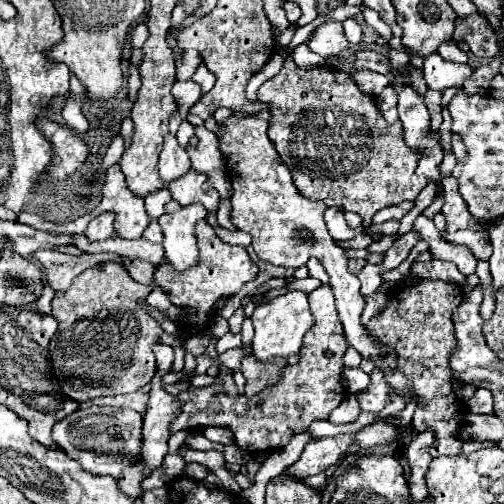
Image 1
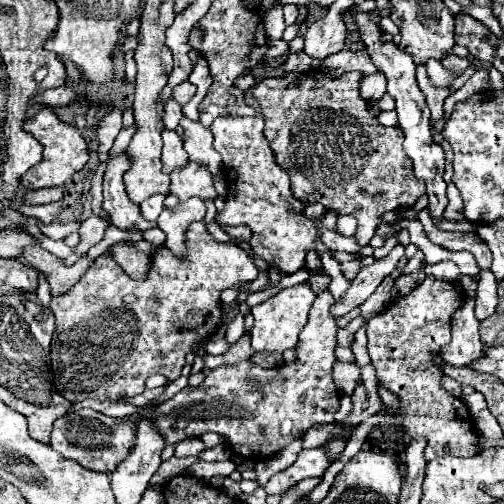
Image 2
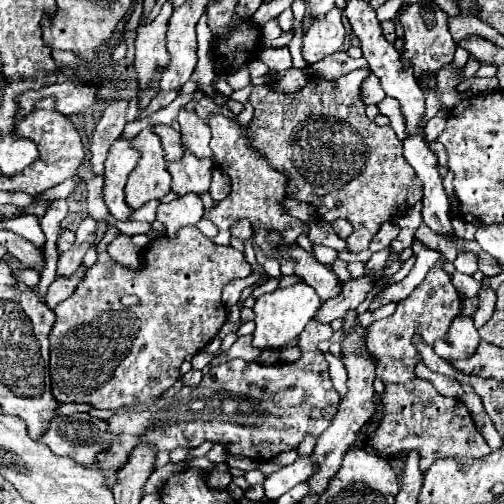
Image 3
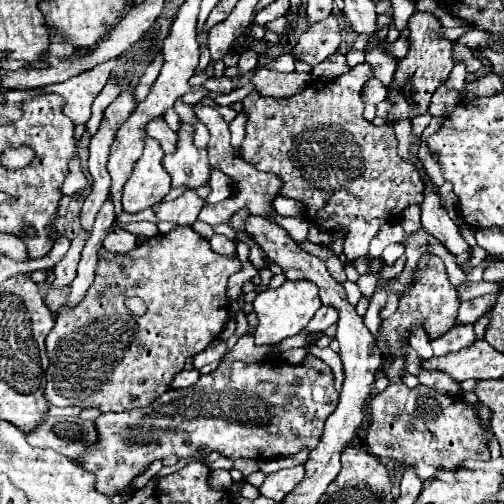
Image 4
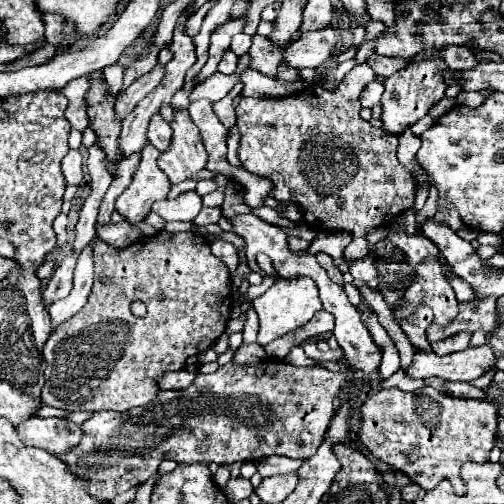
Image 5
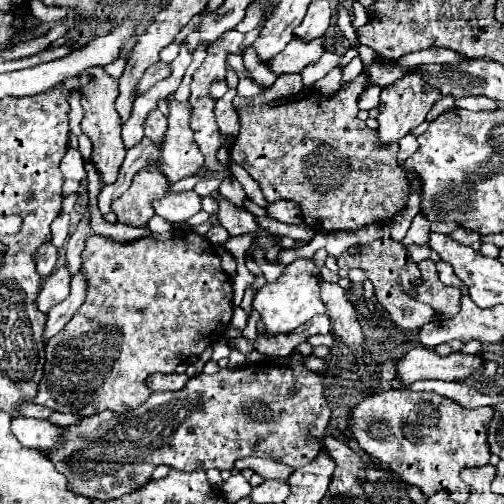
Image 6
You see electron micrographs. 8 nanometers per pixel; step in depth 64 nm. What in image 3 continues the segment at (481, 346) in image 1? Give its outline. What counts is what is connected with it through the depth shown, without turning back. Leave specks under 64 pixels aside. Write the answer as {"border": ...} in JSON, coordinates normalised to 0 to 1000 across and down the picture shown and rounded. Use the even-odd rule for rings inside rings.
{"border":[[[909,627],[889,655],[889,675],[865,675],[861,698],[885,714],[913,714],[921,706],[933,706],[944,694],[944,683],[952,679],[948,655],[940,651],[937,635],[921,635],[921,627]]]}

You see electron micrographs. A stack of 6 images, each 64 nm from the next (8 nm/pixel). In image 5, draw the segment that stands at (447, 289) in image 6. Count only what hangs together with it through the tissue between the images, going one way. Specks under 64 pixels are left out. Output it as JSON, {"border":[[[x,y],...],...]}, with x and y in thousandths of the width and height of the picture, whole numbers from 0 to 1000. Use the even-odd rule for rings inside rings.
{"border":[[[849,516],[833,520],[825,528],[829,552],[817,571],[806,575],[802,583],[802,611],[782,623],[786,635],[806,631],[821,619],[825,607],[841,603],[861,615],[861,639],[865,643],[889,643],[905,631],[909,623],[909,595],[901,587],[897,567],[881,556],[877,548],[877,528],[873,516]]]}

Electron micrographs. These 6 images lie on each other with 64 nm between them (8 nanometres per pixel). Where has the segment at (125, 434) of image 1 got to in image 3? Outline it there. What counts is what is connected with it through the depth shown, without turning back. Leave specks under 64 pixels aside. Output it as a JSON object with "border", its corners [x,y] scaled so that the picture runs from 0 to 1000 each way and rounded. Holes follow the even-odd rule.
{"border":[[[171,817],[111,825],[95,853],[75,869],[75,877],[91,881],[103,897],[135,905],[167,925],[187,925],[190,901],[230,873],[238,869],[210,853],[206,833],[183,829]]]}

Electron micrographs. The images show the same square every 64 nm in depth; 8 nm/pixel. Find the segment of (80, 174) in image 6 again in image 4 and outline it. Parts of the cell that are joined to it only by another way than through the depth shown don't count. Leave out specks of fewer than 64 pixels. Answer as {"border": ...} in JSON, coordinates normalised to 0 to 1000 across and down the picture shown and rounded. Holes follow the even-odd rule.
{"border":[[[147,310],[137,319],[137,345],[129,353],[129,361],[121,373],[123,387],[145,387],[155,375],[179,371],[175,357],[167,349],[163,333],[159,333],[159,313]]]}

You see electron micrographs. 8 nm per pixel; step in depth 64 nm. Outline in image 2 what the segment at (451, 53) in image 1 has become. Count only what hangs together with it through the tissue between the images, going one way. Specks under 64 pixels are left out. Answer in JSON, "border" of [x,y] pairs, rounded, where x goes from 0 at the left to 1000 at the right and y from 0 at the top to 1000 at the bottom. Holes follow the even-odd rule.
{"border":[[[893,107],[893,111],[885,111],[881,119],[877,119],[877,127],[881,133],[897,137],[905,151],[915,149],[925,135],[929,135],[929,115],[913,115],[913,111],[905,111],[905,107]]]}

